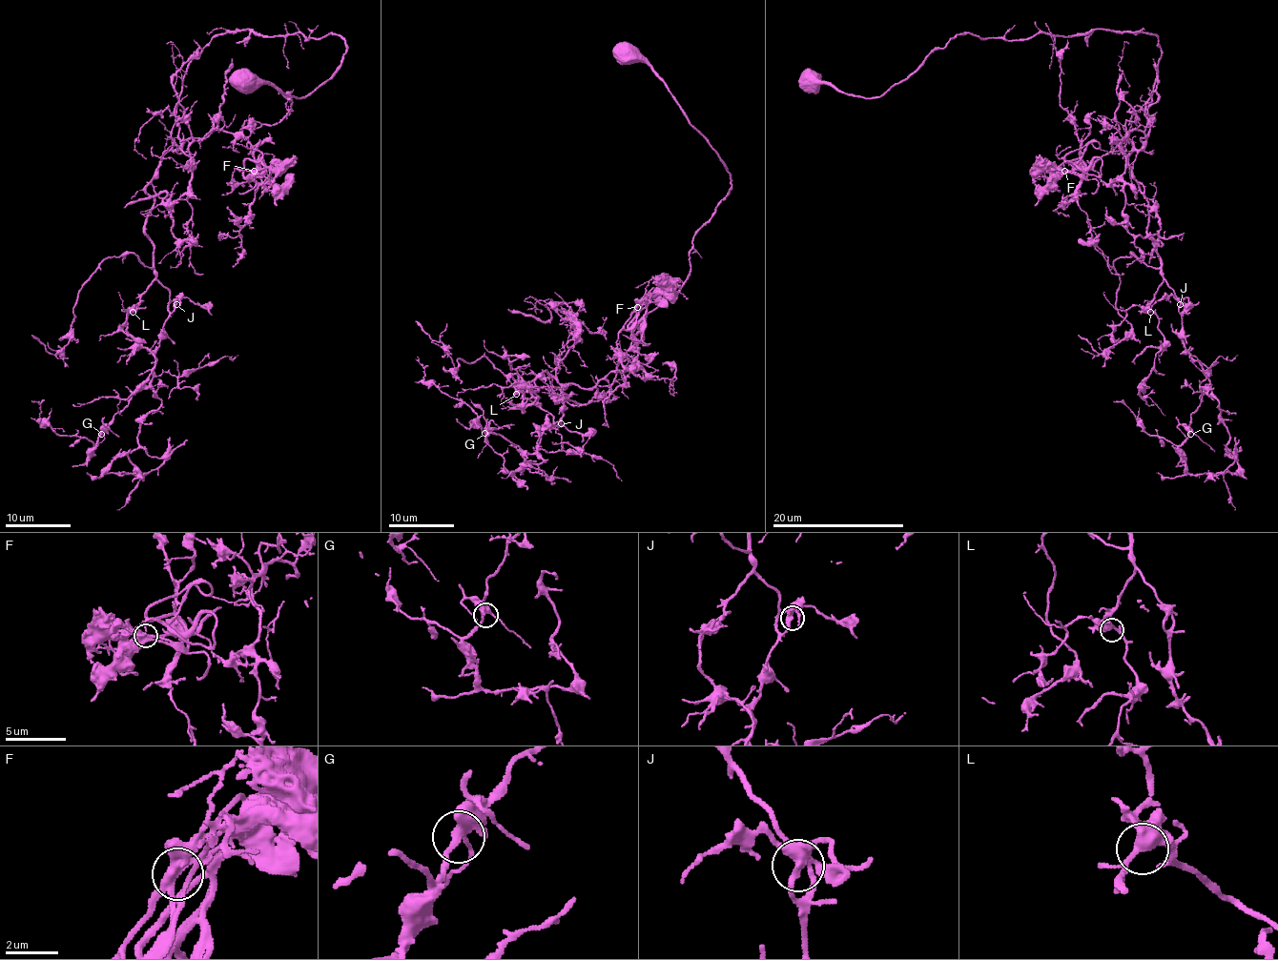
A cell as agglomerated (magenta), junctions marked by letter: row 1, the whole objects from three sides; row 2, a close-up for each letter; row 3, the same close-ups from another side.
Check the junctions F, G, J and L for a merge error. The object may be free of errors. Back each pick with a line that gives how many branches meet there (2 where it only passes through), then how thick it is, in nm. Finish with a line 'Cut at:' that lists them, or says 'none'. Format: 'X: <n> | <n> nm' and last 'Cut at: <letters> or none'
F: 4 | 360 nm
Cut at: F

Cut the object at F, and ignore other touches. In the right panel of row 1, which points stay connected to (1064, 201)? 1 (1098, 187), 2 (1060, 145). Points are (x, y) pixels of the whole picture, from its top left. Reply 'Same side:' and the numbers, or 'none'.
Same side: 2

